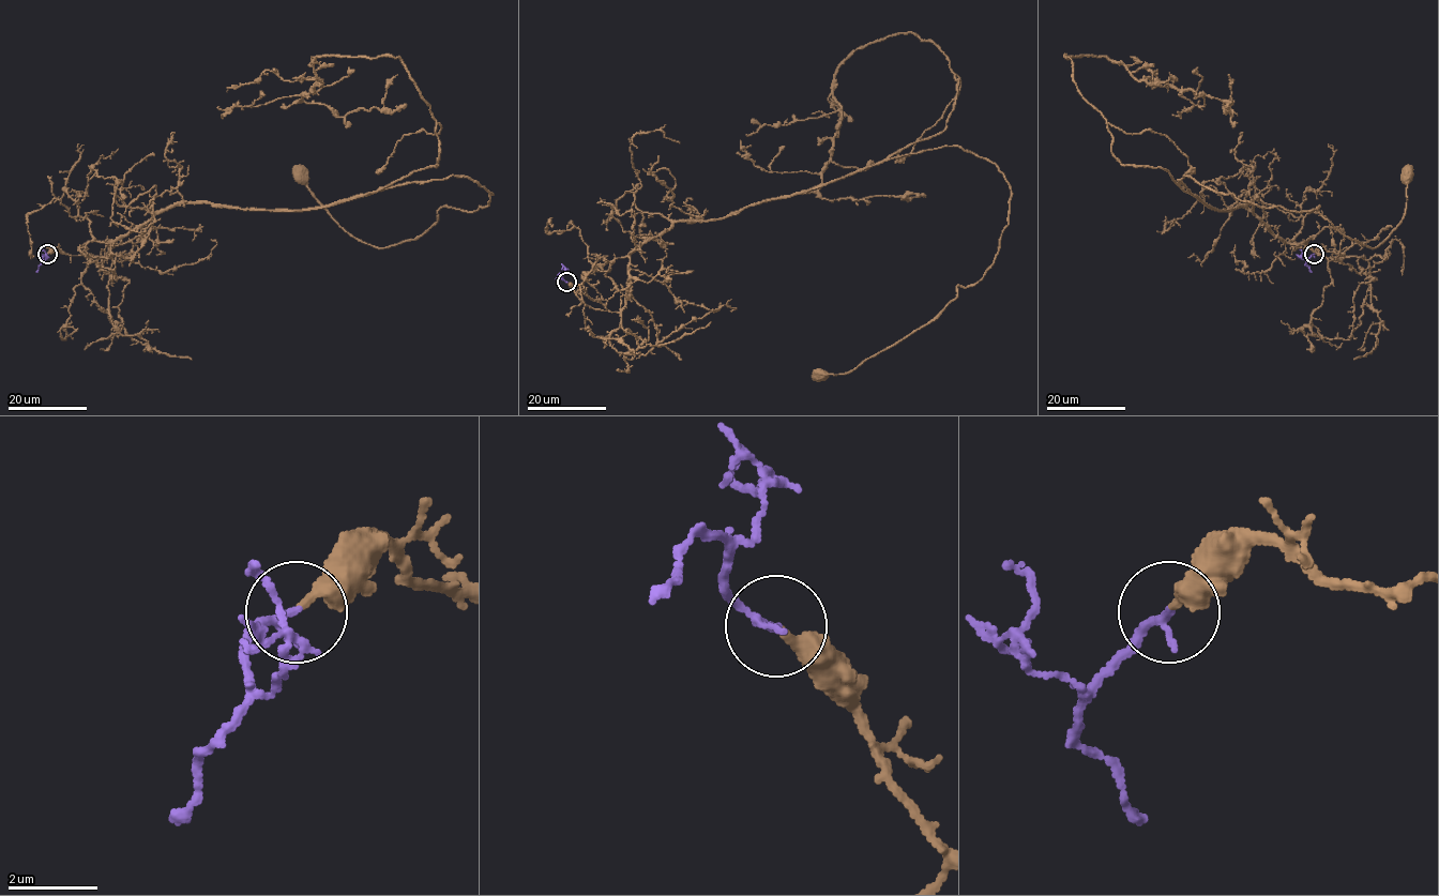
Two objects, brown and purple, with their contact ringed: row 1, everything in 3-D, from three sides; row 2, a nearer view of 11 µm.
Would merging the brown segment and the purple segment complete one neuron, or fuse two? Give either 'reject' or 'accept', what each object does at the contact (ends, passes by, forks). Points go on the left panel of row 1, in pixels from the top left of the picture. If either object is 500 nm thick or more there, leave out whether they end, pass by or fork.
accept | brown ends | purple passes by

